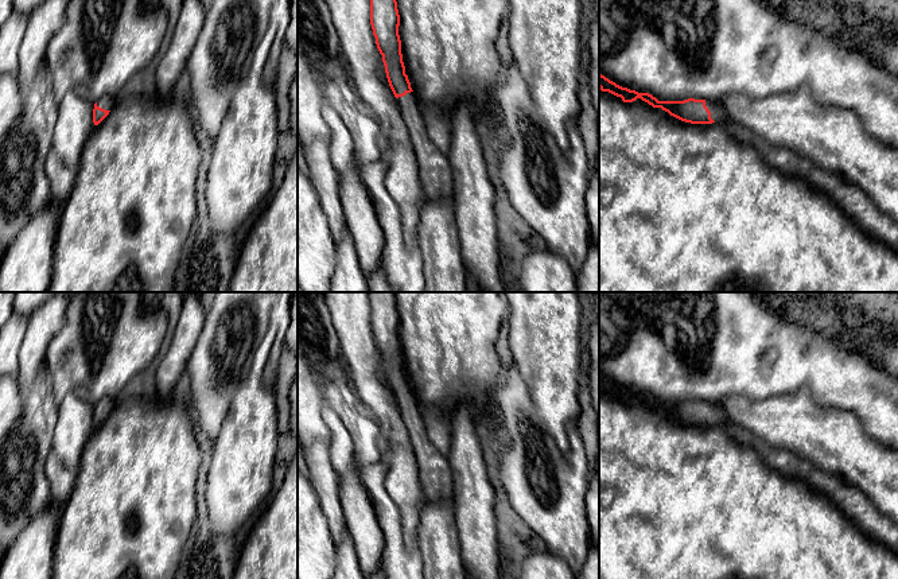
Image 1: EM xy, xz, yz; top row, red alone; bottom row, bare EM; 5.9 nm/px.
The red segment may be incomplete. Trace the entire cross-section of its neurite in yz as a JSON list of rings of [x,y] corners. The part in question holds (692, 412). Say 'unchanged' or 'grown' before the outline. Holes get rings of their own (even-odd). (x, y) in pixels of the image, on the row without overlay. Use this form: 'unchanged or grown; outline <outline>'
grown; outline [[[599,374],[599,390],[621,399],[623,404],[633,404],[637,400],[648,404],[653,409],[661,409],[670,417],[691,425],[712,425],[724,421],[724,411],[720,401],[658,403],[649,395],[638,395],[622,389]]]

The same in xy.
grown; outline [[[105,397],[98,404],[94,405],[93,411],[94,427],[98,427],[109,416],[116,403],[117,403],[116,399]]]

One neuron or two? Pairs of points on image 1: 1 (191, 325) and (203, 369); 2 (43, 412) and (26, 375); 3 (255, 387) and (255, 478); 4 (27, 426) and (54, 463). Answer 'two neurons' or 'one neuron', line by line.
1: two neurons
2: two neurons
3: one neuron
4: two neurons

